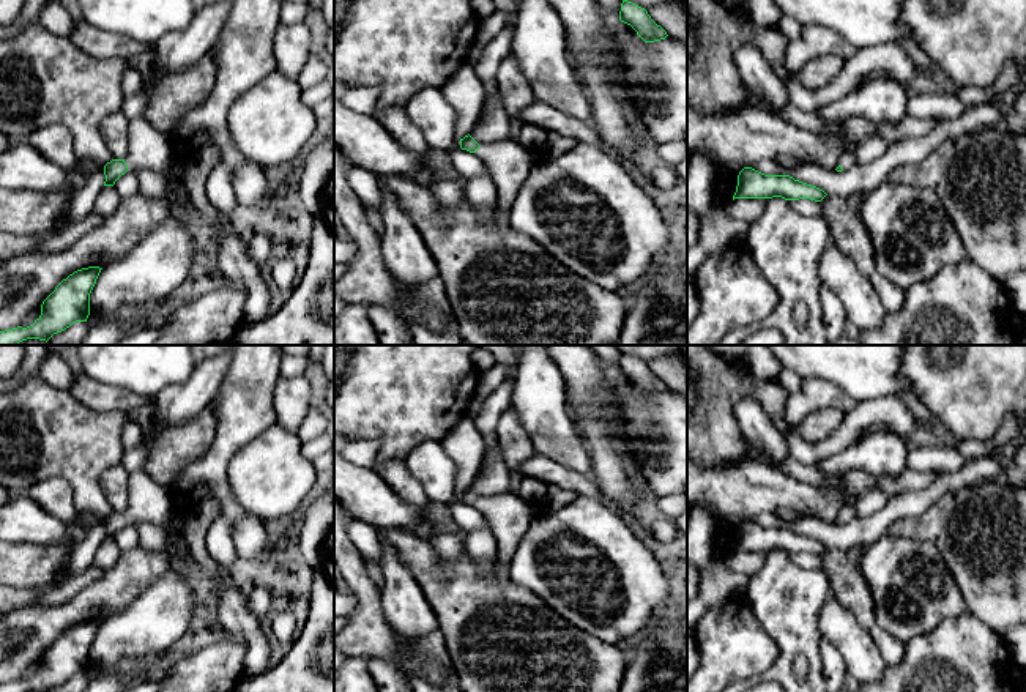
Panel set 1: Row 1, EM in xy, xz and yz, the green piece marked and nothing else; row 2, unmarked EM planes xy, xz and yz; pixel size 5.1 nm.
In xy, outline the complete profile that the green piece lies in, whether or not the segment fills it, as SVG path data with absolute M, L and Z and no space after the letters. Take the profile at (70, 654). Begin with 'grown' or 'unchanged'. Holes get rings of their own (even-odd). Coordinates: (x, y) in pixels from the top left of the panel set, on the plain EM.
unchanged; M88 619L63 632L43 654L33 678L0 684L0 692L50 692L90 668L90 646L102 621Z

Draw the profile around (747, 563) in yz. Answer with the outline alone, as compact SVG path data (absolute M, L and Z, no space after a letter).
M734 552L725 558L725 563L733 571L750 577L763 567L766 556L768 552Z

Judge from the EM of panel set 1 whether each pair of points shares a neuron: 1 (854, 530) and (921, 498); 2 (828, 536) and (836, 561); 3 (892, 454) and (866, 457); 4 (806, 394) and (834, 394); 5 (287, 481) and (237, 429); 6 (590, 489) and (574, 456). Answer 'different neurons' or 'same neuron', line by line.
1: same neuron
2: different neurons
3: same neuron
4: same neuron
5: different neurons
6: different neurons

